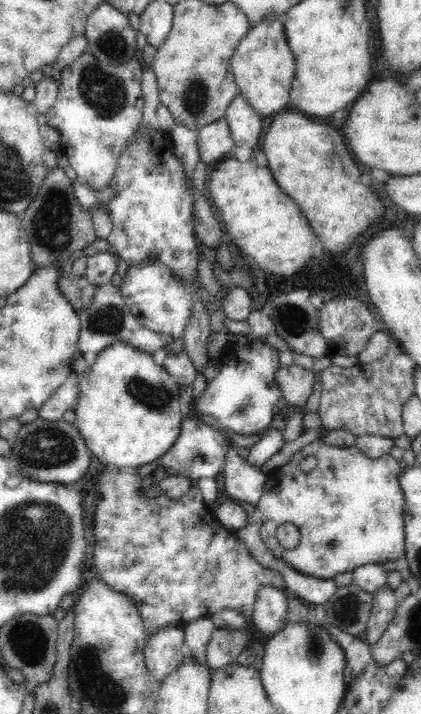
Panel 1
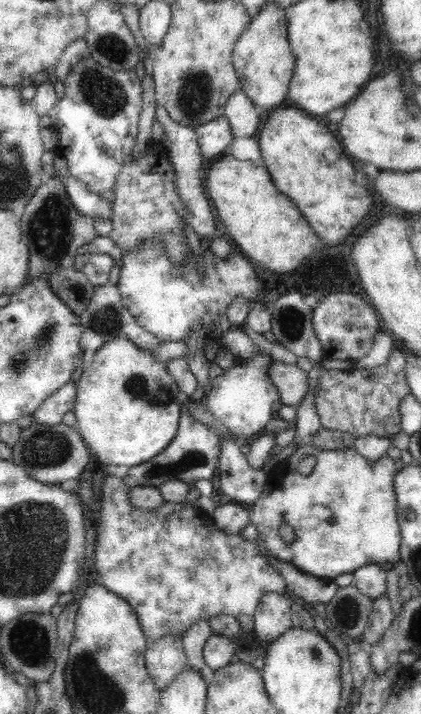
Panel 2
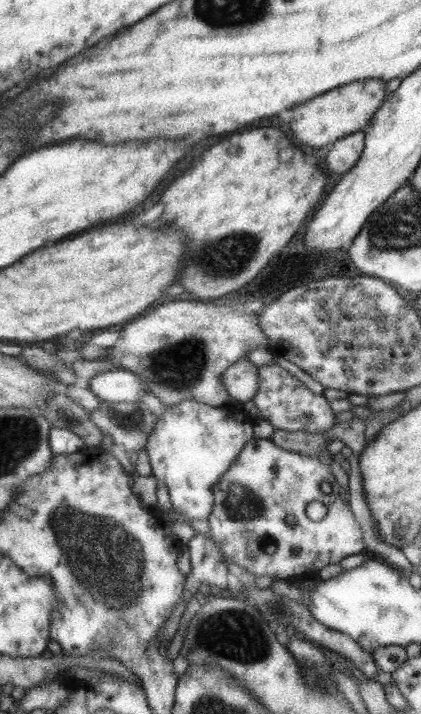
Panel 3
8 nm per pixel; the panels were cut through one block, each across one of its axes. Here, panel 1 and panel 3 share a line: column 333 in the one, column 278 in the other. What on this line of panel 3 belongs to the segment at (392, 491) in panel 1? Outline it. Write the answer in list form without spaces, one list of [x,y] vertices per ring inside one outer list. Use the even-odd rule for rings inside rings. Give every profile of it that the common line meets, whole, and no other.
[[[253,438],[245,442],[233,465],[213,486],[212,495],[213,504],[207,518],[210,536],[225,558],[253,575],[296,579],[307,570],[319,570],[328,564],[337,564],[345,556],[364,552],[359,524],[349,504],[339,496],[339,486],[329,468],[316,457],[288,452],[271,440]],[[321,482],[330,484],[331,493],[321,491]],[[313,500],[323,503],[326,508],[326,514],[319,522],[313,522],[305,515],[305,506]]]

